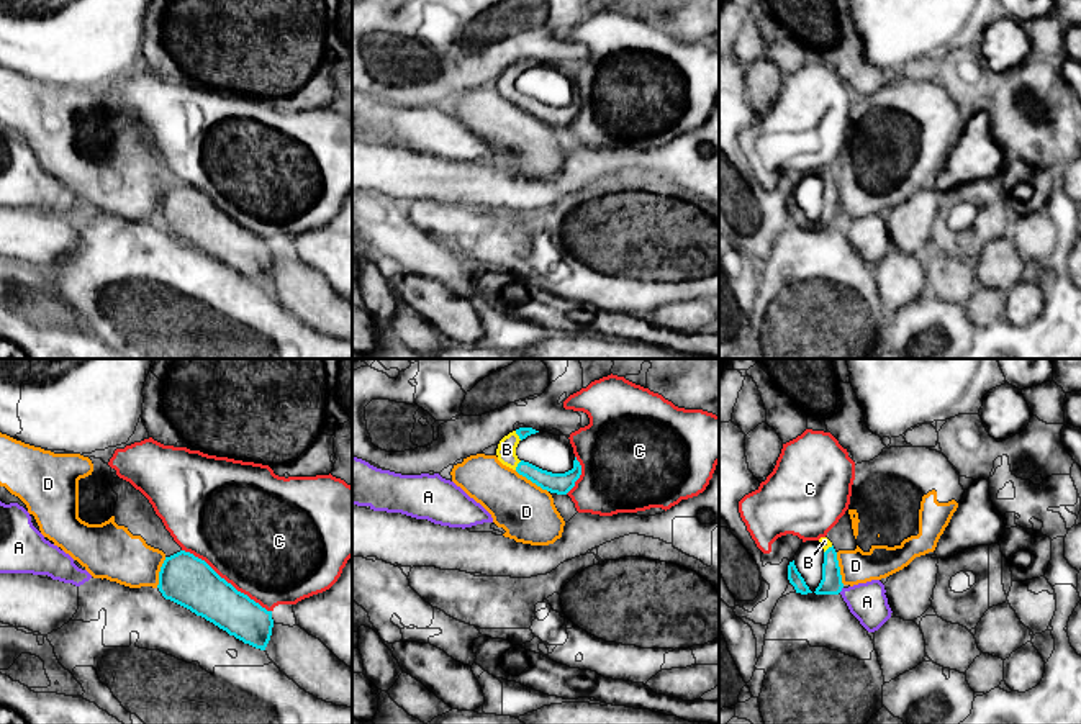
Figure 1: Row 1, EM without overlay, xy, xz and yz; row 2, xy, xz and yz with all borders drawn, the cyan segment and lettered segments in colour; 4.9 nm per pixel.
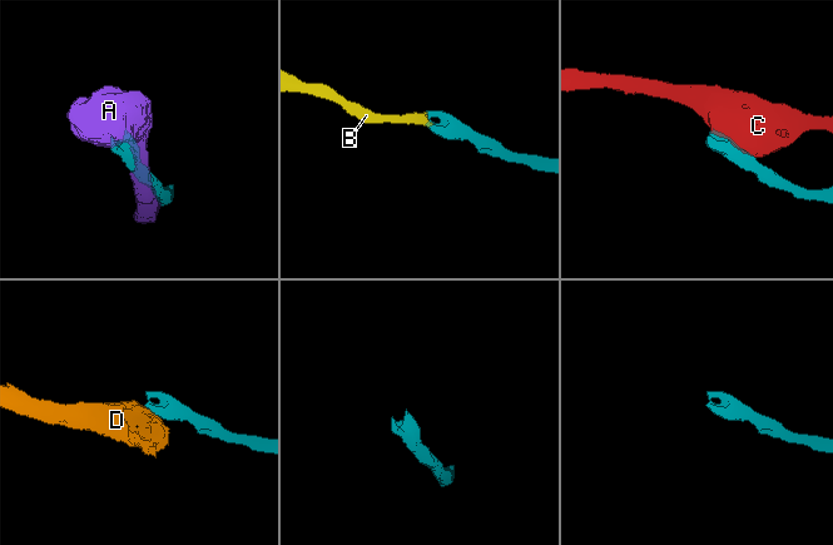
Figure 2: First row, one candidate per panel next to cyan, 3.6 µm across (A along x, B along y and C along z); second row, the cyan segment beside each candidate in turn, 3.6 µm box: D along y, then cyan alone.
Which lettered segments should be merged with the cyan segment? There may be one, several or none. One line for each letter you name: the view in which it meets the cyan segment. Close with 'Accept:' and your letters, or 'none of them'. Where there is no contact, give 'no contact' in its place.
B: contact in xz
Accept: B

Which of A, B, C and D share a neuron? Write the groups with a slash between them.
A / B / C / D

